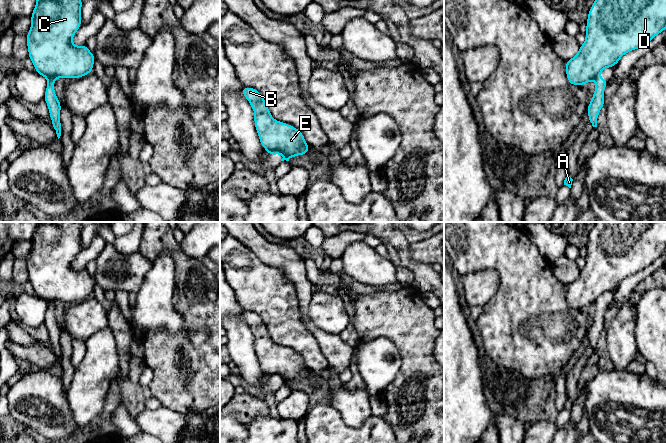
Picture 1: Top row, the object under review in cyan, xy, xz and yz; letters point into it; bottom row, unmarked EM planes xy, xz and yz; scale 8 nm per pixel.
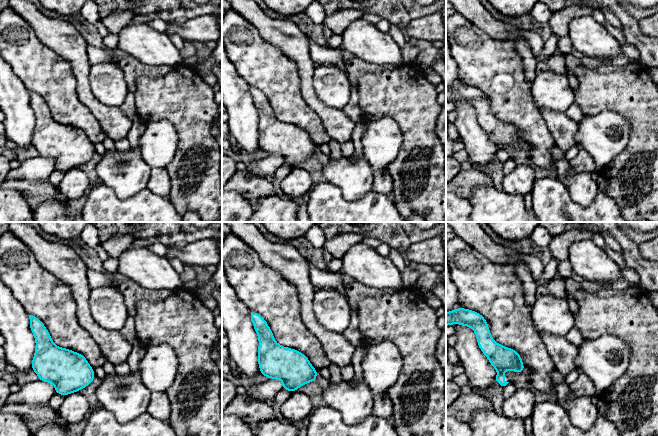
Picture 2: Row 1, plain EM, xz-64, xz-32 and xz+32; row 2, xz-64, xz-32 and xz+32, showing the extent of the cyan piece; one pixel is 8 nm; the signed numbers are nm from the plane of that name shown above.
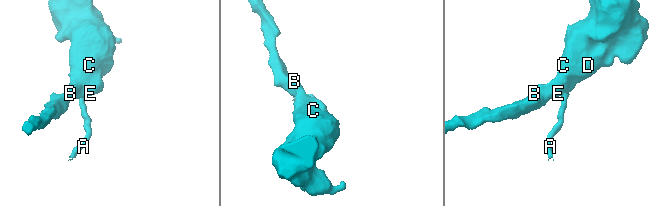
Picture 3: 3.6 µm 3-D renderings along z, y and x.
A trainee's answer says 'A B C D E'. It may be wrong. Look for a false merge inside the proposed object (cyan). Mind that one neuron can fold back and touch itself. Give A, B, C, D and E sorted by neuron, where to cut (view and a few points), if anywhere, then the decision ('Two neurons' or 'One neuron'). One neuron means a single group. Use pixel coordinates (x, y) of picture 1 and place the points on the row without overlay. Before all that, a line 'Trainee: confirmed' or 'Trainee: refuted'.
Trainee: refuted
Groups: A / B C D E. Split along xy (46, 301), (51, 299), (57, 301). Two neurons

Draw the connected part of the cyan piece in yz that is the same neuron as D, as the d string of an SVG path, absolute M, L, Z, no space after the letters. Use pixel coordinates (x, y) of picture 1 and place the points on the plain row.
M596 222L588 237L586 263L578 277L565 285L566 300L571 309L582 310L605 292L618 288L620 282L636 274L666 253L666 222Z

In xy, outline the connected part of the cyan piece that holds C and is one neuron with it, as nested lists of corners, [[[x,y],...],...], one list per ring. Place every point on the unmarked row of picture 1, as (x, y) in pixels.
[[[37,222],[31,238],[31,252],[26,260],[28,281],[31,283],[36,297],[60,302],[83,301],[93,294],[95,280],[86,269],[76,270],[72,267],[74,258],[81,251],[80,222]]]

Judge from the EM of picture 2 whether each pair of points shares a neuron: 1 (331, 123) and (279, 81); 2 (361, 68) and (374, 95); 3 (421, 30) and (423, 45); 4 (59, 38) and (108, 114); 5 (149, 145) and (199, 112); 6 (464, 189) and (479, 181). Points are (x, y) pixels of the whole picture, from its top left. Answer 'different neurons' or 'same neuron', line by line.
1: different neurons
2: different neurons
3: different neurons
4: same neuron
5: different neurons
6: same neuron

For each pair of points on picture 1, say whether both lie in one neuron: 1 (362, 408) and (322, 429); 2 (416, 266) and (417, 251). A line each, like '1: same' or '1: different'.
1: different
2: different

